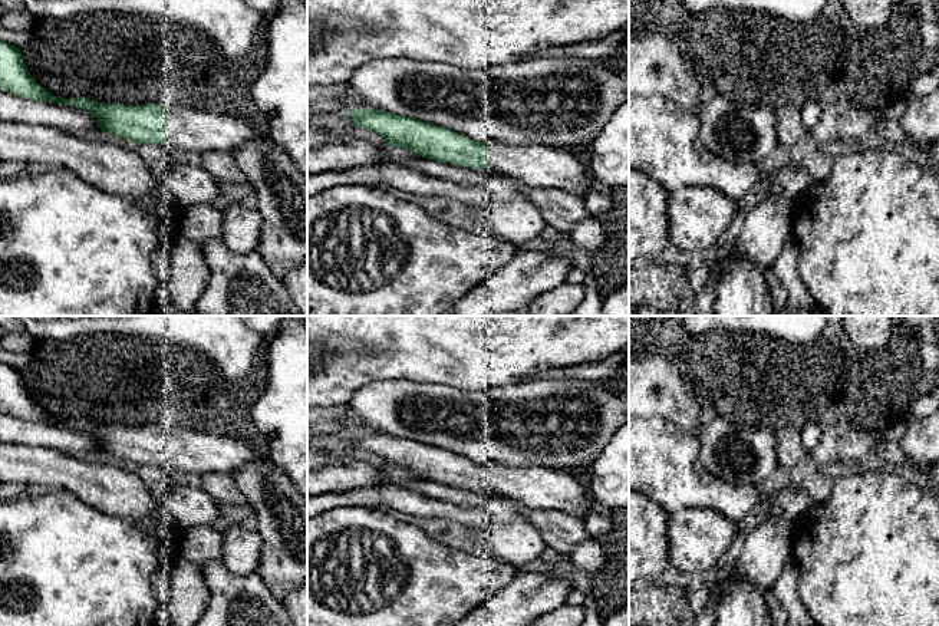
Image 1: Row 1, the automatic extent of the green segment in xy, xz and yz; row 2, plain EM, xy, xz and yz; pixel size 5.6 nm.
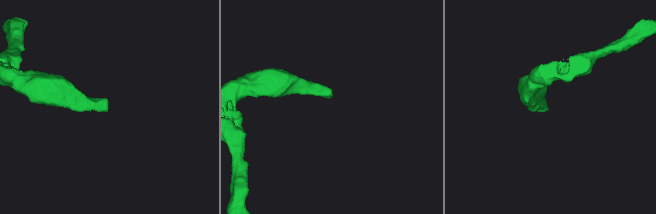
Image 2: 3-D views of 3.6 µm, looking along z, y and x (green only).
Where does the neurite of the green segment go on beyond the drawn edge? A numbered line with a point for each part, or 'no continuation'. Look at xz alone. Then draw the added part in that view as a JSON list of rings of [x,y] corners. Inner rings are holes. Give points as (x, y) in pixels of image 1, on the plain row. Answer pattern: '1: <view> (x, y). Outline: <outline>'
1: xz (534, 487). Outline: [[[487,464],[488,488],[527,508],[551,508],[579,518],[599,514],[612,518],[613,510],[596,501],[577,480],[560,470]]]

